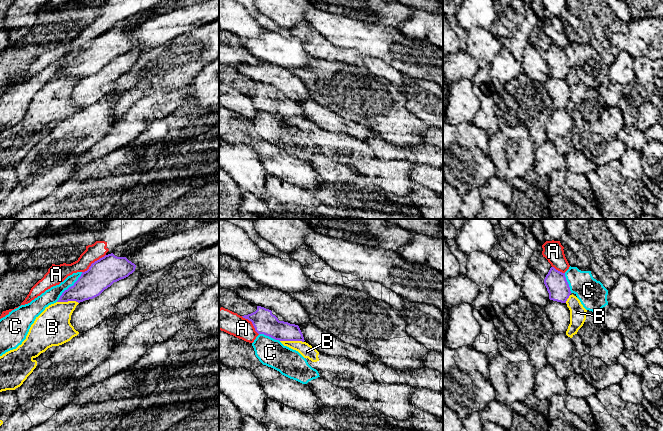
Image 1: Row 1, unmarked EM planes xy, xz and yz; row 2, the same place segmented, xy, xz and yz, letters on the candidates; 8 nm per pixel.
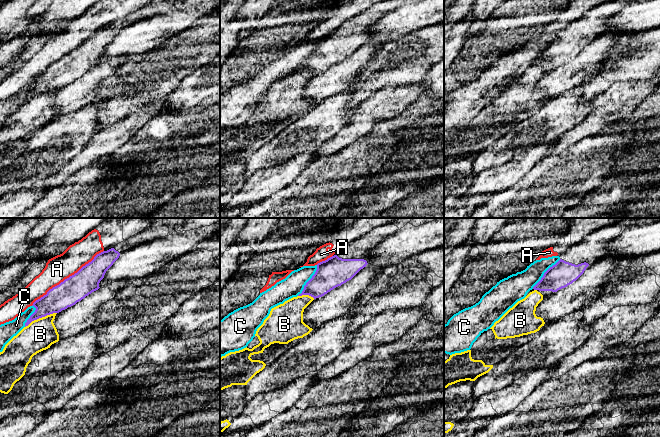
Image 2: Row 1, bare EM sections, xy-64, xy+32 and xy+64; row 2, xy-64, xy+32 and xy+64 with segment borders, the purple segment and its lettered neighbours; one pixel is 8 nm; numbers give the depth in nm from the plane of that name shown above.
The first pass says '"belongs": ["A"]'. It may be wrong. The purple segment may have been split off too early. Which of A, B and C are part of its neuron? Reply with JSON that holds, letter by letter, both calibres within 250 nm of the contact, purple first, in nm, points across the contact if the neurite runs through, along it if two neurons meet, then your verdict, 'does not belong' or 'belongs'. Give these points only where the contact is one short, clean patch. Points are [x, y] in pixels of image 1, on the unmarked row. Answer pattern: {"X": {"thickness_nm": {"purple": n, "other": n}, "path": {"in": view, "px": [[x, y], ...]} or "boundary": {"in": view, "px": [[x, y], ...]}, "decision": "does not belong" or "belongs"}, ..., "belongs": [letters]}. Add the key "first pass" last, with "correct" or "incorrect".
{"A": {"thickness_nm": {"purple": 220, "other": 140}, "decision": "does not belong"}, "B": {"thickness_nm": {"purple": 180, "other": 110}, "decision": "does not belong"}, "C": {"thickness_nm": {"purple": 220, "other": 120}, "decision": "does not belong"}, "belongs": [], "first pass": "incorrect"}

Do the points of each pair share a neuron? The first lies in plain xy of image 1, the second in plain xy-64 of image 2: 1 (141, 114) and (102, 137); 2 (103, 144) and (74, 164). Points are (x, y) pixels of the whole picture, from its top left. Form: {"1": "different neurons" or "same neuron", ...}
{"1": "same neuron", "2": "same neuron"}

